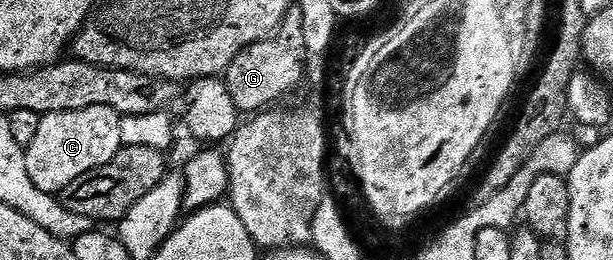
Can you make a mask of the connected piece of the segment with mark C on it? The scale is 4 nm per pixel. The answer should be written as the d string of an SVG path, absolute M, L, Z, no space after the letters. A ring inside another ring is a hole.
M103 108L94 111L94 114L89 110L78 110L42 115L33 144L25 148L33 184L37 184L41 192L56 195L85 172L113 160L115 153L123 146L122 119L122 115L115 110ZM91 118L95 118L95 123Z

